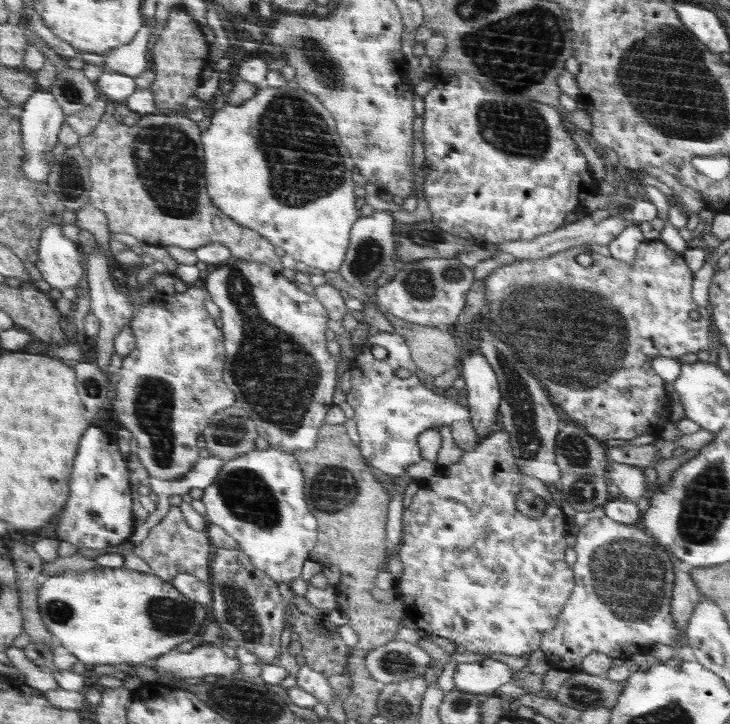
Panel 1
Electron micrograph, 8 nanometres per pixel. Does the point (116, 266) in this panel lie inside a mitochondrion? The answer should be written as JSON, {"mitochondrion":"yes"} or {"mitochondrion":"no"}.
{"mitochondrion":"no"}

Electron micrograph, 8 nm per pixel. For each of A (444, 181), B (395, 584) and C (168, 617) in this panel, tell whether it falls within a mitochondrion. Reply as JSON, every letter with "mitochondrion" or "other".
{"A":"other","B":"other","C":"mitochondrion"}

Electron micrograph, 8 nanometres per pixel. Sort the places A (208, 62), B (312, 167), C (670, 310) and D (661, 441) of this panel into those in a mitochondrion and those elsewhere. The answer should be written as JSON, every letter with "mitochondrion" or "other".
{"A":"other","B":"mitochondrion","C":"other","D":"other"}

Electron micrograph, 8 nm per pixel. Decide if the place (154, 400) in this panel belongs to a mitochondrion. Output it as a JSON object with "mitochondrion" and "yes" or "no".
{"mitochondrion":"yes"}

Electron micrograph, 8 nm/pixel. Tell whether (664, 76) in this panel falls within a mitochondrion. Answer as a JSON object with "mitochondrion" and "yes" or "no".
{"mitochondrion":"yes"}

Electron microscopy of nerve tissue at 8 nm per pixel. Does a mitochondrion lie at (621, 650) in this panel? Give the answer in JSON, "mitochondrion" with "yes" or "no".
{"mitochondrion":"no"}

